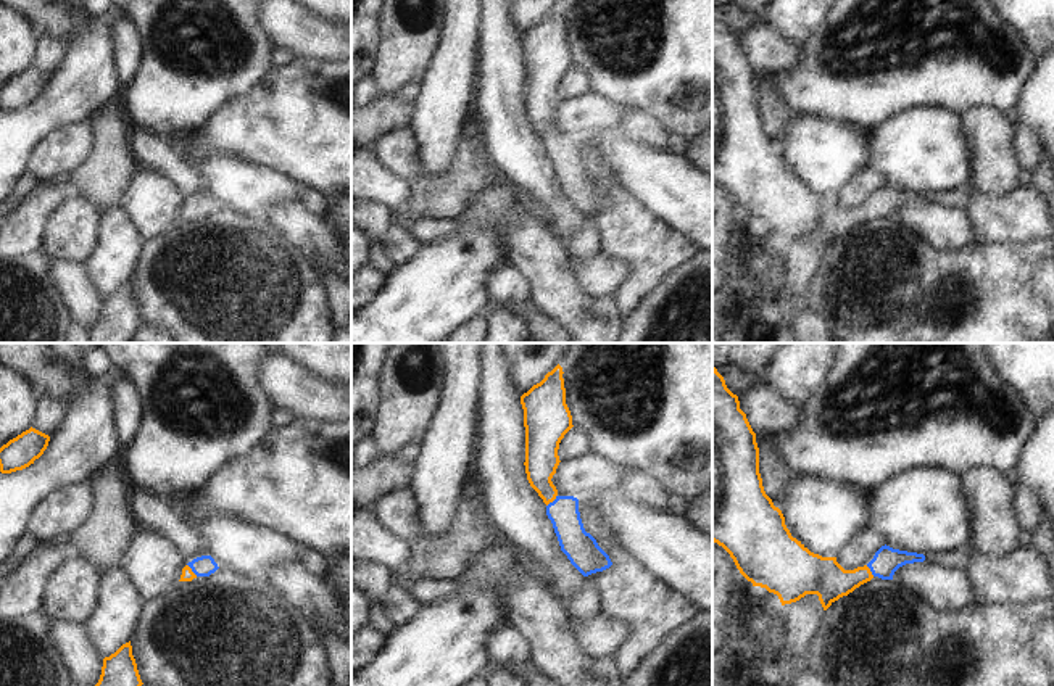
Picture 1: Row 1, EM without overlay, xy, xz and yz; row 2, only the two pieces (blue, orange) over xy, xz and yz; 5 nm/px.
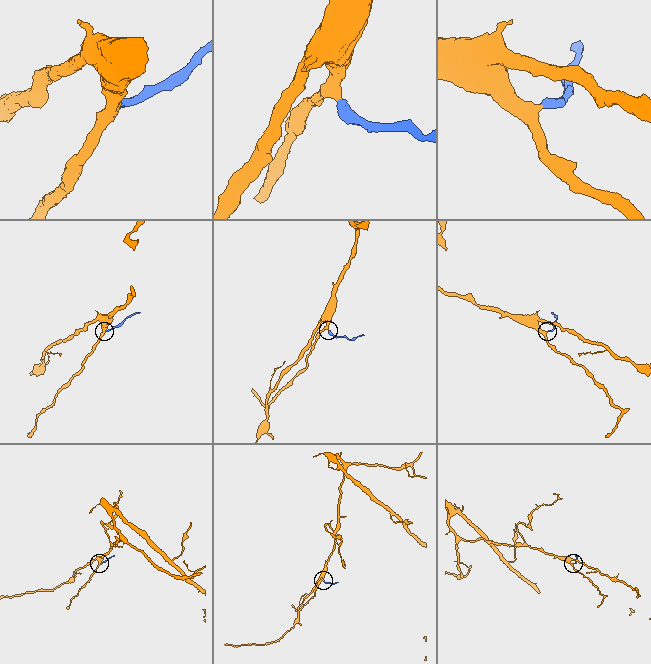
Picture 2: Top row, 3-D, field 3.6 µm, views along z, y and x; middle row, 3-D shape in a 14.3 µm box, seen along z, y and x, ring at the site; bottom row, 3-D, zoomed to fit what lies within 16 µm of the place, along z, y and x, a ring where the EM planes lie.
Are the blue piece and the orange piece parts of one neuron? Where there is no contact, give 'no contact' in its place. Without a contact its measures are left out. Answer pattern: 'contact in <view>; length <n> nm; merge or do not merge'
contact in xz; length 80 nm; merge

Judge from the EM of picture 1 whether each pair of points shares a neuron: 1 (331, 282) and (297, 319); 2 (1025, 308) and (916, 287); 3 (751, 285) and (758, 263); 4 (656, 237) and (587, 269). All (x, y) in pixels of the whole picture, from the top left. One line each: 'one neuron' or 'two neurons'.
1: two neurons
2: one neuron
3: one neuron
4: two neurons

